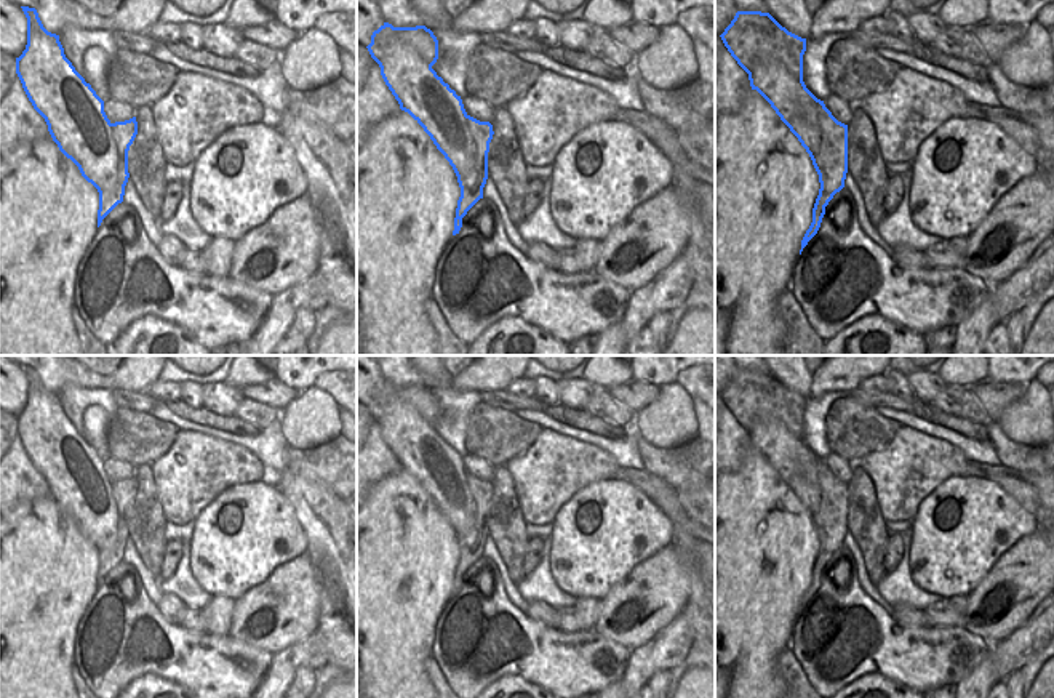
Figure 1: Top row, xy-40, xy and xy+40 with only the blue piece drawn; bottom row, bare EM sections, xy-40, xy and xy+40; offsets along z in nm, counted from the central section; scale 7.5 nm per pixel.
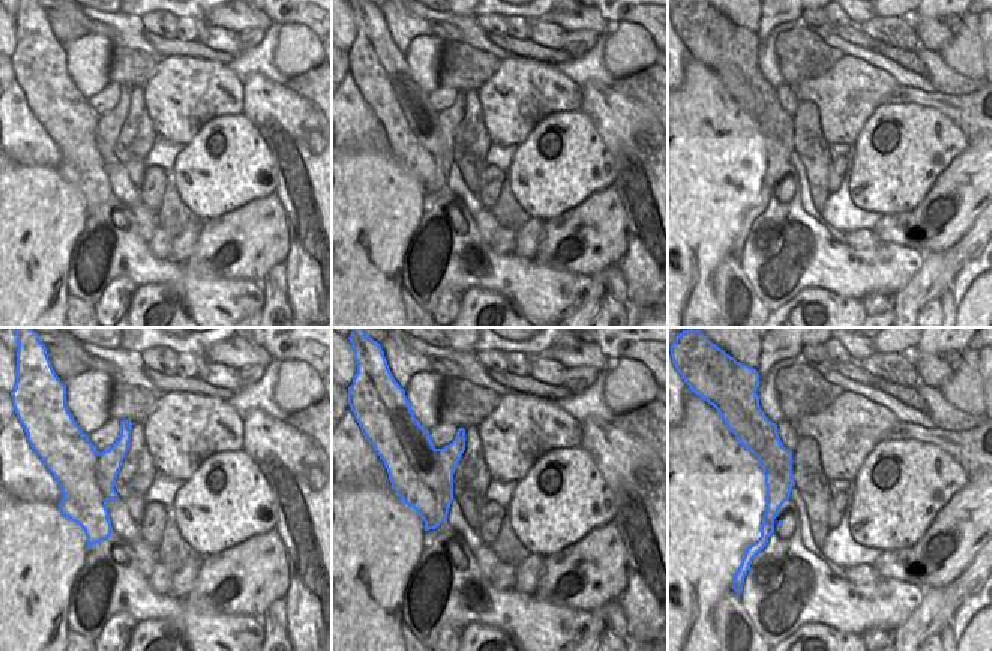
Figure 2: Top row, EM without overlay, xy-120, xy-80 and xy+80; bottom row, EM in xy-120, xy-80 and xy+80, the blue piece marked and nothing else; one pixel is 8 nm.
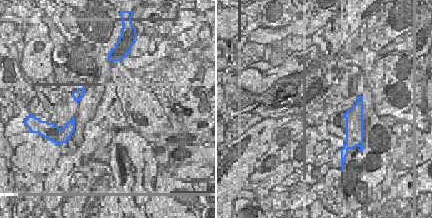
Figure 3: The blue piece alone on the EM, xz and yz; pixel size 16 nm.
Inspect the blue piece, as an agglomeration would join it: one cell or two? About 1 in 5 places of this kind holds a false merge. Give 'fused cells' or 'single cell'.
fused cells

